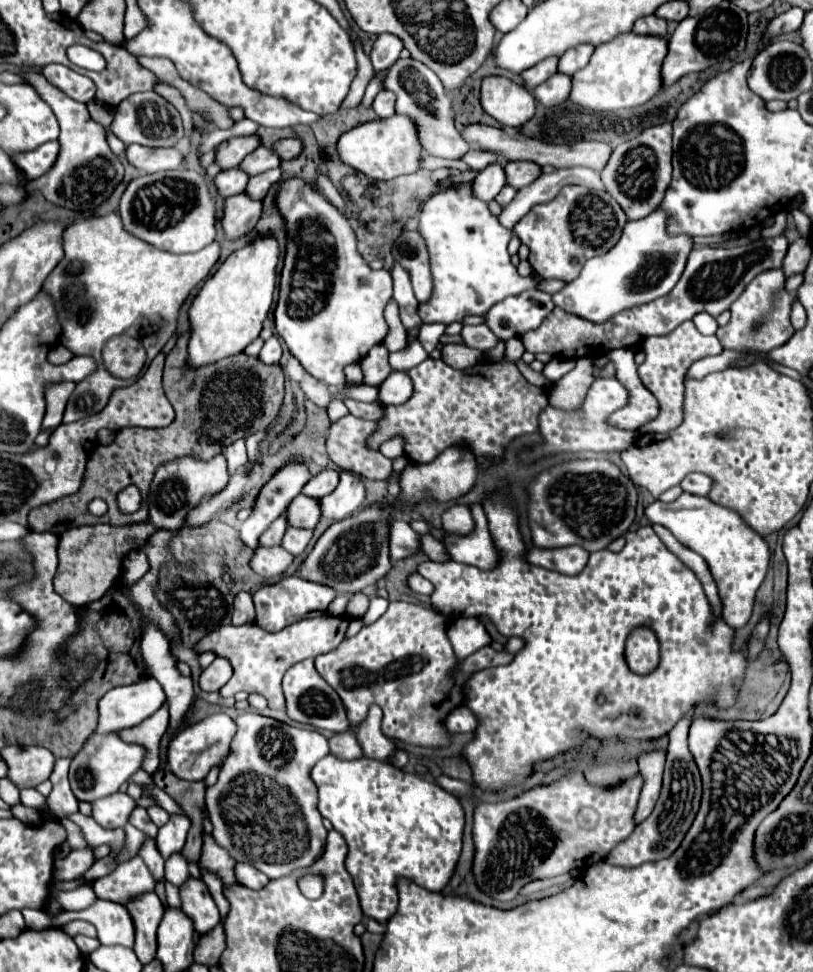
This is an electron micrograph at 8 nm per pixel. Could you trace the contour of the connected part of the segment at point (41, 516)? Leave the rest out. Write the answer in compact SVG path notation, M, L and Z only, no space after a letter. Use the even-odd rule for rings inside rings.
M183 333L177 339L177 345L167 355L163 373L165 395L171 405L175 405L175 421L169 427L161 429L125 427L117 431L111 445L101 445L91 455L79 493L41 505L29 513L31 531L51 531L55 535L61 535L67 525L131 525L145 521L149 483L159 465L183 455L195 455L207 461L213 455L221 453L225 447L229 447L233 441L247 439L253 433L263 433L267 425L277 417L283 403L283 371L279 363L265 365L259 361L259 357L237 353L235 357L221 359L213 365L191 367L187 363L187 343L189 333ZM127 485L135 485L143 497L139 511L131 515L121 513L117 507L117 493L123 491ZM97 497L109 505L107 513L101 517L95 517L87 511L91 499Z

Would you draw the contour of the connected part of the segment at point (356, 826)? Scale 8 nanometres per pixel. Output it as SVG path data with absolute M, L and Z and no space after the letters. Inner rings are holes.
M337 755L323 757L313 767L313 781L319 789L319 813L333 823L349 843L347 871L355 881L359 893L359 905L365 917L379 923L387 923L397 911L397 881L401 873L409 873L409 879L429 891L441 891L453 877L453 865L457 865L462 851L465 812L461 803L441 787L421 779L419 775L405 773L393 765L375 759L339 759Z

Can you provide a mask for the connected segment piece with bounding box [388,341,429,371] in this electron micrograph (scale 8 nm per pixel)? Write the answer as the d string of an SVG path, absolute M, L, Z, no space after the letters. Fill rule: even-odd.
M419 341L411 343L405 351L399 351L399 353L391 353L389 355L389 365L391 369L395 371L407 371L407 369L413 369L415 365L419 365L421 361L425 361L429 355L425 353L425 349L421 347Z

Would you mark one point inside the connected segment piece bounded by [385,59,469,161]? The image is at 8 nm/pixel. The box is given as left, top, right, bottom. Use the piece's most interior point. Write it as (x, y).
(420, 95)

